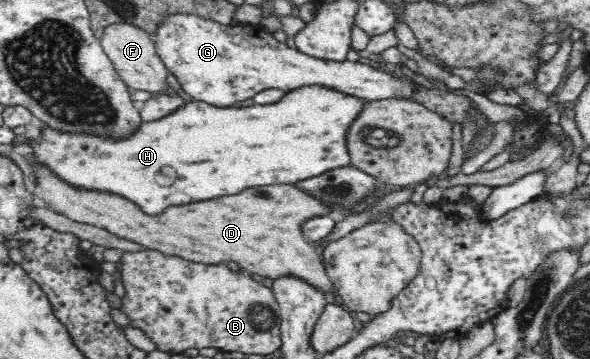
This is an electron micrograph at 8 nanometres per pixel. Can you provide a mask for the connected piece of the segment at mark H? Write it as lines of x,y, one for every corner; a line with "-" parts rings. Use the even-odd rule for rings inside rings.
311,86
290,91
276,104
254,104
244,108
220,108
202,101
185,101
158,120
142,121
130,136
112,138
92,132
62,132
48,125
39,128
36,140
28,140
30,165
48,168
58,180
76,190
108,192
134,202
148,216
160,216
170,206
184,206
218,196
240,194
242,190
268,184
298,184
326,170
350,165
345,134
361,109
362,100

